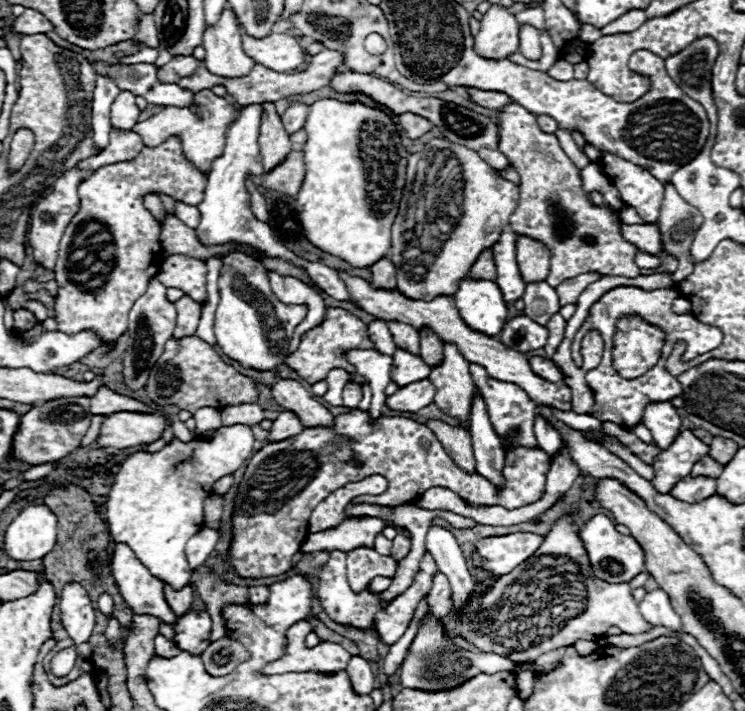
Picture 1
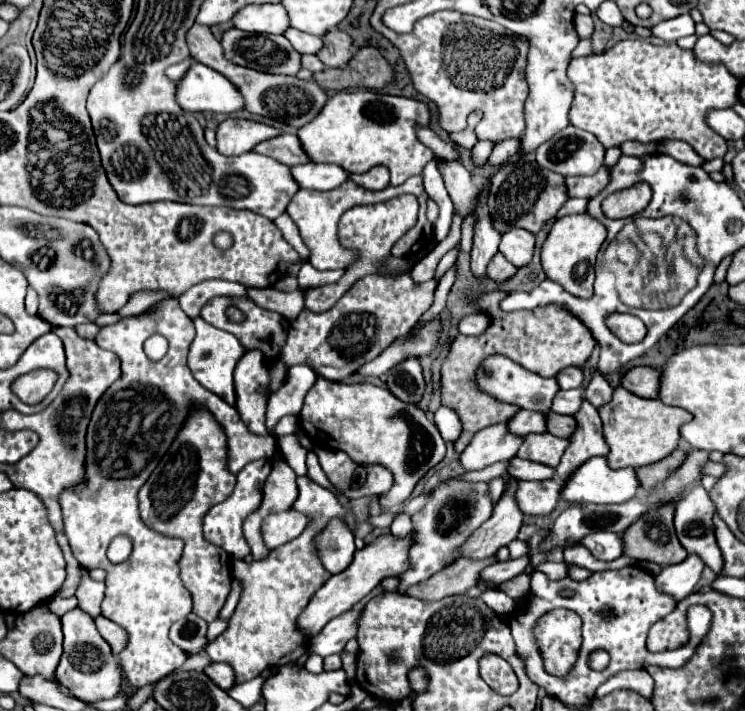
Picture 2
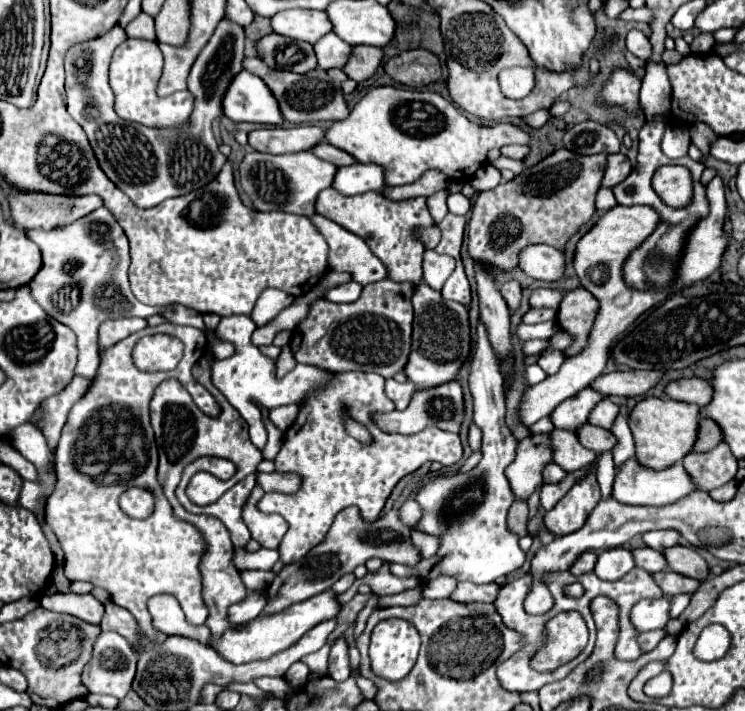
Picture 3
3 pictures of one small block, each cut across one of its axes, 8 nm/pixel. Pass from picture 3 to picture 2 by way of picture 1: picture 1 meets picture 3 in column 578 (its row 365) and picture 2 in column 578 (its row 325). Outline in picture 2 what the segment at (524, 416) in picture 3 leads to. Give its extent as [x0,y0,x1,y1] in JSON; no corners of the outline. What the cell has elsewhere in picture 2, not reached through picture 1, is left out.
[540,214,606,298]

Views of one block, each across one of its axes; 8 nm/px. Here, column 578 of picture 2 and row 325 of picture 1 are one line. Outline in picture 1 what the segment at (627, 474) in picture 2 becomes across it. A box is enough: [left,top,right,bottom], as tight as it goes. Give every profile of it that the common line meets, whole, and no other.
[454,278,508,336]

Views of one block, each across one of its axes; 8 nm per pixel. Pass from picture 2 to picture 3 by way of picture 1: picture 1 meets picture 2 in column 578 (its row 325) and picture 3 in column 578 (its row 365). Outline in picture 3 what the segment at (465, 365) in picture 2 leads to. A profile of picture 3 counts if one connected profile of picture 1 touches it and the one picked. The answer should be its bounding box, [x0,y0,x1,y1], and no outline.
[556,288,598,356]

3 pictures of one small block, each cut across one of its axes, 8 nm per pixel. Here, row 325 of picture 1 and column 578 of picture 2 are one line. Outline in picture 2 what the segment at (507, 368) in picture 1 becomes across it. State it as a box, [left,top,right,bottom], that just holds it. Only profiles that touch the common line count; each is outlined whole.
[556,398,608,480]

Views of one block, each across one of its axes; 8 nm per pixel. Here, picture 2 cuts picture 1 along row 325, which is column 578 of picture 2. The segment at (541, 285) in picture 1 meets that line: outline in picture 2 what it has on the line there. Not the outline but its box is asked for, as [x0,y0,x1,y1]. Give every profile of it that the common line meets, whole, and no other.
[576,534,622,560]

